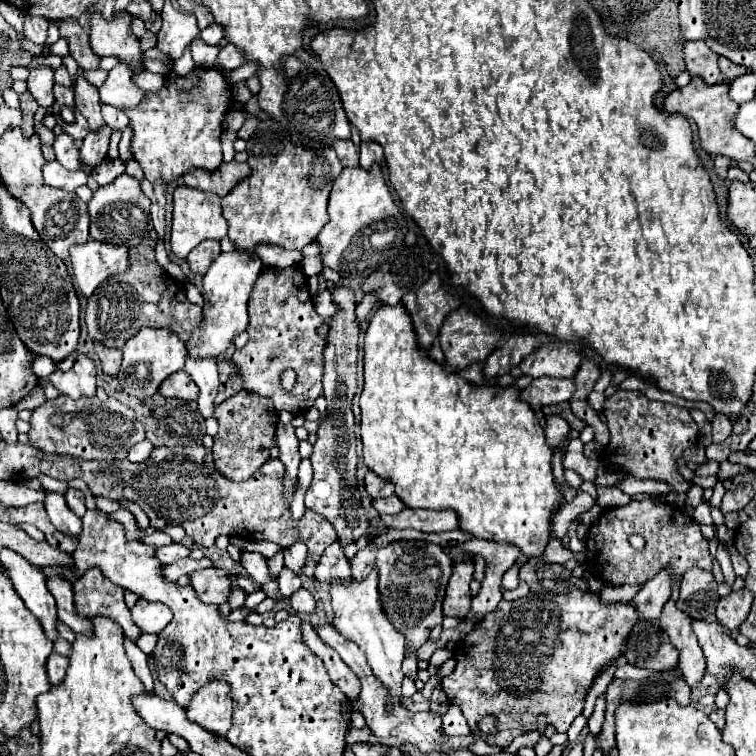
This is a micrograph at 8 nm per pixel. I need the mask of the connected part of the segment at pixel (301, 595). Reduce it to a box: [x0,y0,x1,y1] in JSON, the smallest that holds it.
[291,587,315,615]

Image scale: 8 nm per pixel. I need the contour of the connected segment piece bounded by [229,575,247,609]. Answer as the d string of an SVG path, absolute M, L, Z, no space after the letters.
M231 575L231 579L233 579L233 595L229 597L229 605L231 605L231 609L239 609L239 607L243 607L247 595L245 595L243 589L237 587L237 583L235 583L235 575Z

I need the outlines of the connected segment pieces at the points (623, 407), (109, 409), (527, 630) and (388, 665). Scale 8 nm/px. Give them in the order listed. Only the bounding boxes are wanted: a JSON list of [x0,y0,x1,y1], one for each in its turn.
[[601,389,699,493],[29,395,145,461],[441,587,639,747],[331,569,405,701]]

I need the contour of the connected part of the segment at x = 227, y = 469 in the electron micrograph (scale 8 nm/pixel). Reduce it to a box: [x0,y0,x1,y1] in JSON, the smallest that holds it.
[213,391,277,481]

